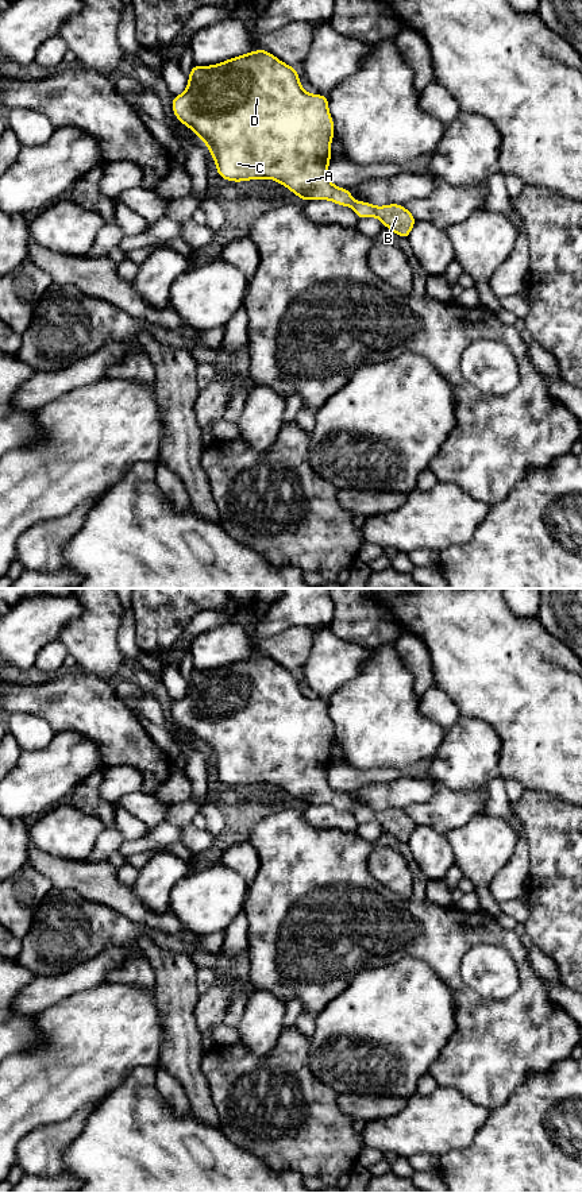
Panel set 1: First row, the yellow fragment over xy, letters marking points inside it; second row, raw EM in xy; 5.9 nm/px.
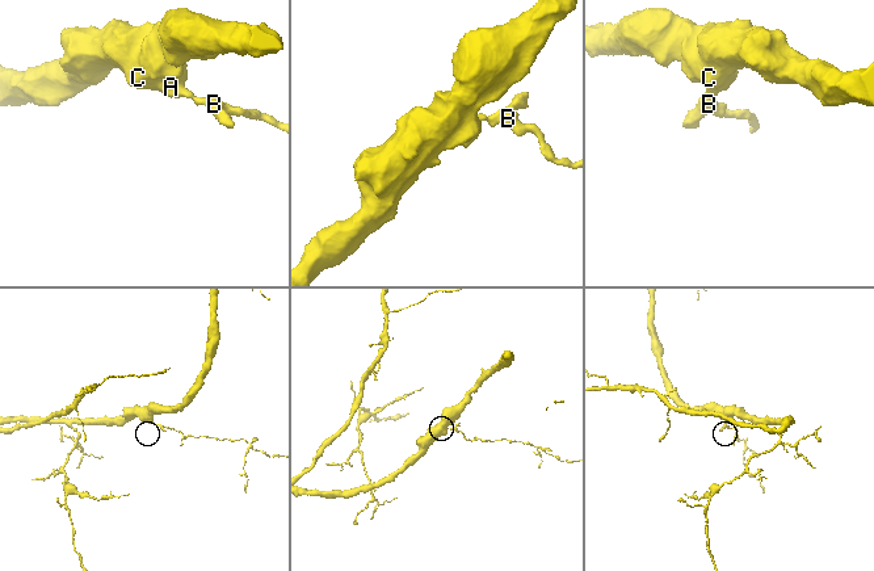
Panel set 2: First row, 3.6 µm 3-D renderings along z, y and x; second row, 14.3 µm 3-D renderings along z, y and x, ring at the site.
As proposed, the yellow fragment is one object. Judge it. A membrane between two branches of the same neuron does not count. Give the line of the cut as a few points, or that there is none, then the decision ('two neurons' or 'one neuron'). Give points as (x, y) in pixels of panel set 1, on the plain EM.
no cut; one neuron

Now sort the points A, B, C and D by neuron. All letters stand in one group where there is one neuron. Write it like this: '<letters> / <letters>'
A B C D

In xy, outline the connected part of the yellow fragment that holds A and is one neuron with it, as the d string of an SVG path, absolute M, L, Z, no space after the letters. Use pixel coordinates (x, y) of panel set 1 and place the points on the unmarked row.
M261 653L211 671L193 669L188 683L185 696L180 700L173 700L173 718L178 726L203 744L216 767L219 781L234 787L262 783L274 784L302 806L329 804L342 811L351 811L359 825L378 822L385 833L392 834L402 843L408 843L417 825L404 810L375 811L366 806L358 807L350 795L335 791L329 785L328 768L332 762L329 752L335 740L334 725L328 715L328 702L311 699L302 694L296 672L284 668L269 656Z

